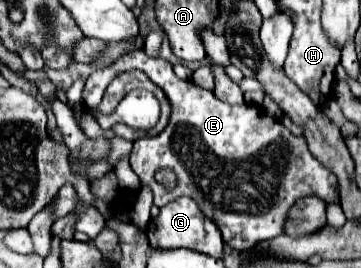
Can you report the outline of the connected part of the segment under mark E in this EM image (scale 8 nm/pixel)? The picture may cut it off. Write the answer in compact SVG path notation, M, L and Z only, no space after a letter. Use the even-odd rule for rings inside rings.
M135 50L131 54L121 56L109 68L95 70L85 84L83 102L89 108L95 108L101 102L101 96L103 96L105 88L109 86L109 82L117 74L127 72L131 68L145 72L151 78L151 82L155 82L165 92L165 96L169 98L169 104L171 104L171 118L169 118L169 124L163 128L163 132L159 132L153 138L135 140L133 152L131 152L131 168L141 178L141 184L149 186L153 190L153 204L155 206L161 208L179 196L191 196L197 202L199 210L209 220L213 220L217 224L219 232L223 234L223 242L229 248L247 250L247 248L255 246L255 242L275 238L283 232L285 214L295 204L297 198L317 194L325 202L335 200L337 178L327 166L323 166L317 158L313 158L313 154L307 148L305 136L291 134L277 118L269 116L261 106L247 104L247 102L243 102L239 106L229 106L229 104L217 100L211 90L199 88L191 80L179 80L173 74L173 66L167 60L149 58L143 50ZM163 168L169 168L175 172L175 176L177 176L175 188L167 188L161 182L157 184L153 180L153 174Z

